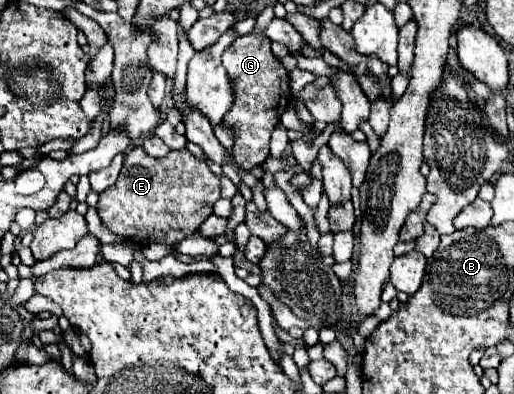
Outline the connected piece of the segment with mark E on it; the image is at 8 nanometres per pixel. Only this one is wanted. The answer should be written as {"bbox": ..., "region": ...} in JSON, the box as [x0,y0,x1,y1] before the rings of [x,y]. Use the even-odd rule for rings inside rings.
{"bbox":[96,146,218,248],"region":[[[134,146],[126,152],[116,184],[100,194],[96,210],[112,234],[142,246],[160,242],[174,248],[200,228],[212,214],[212,206],[218,198],[218,176],[208,168],[206,160],[192,156],[188,148],[174,150],[164,158],[152,158],[142,146]]]}

